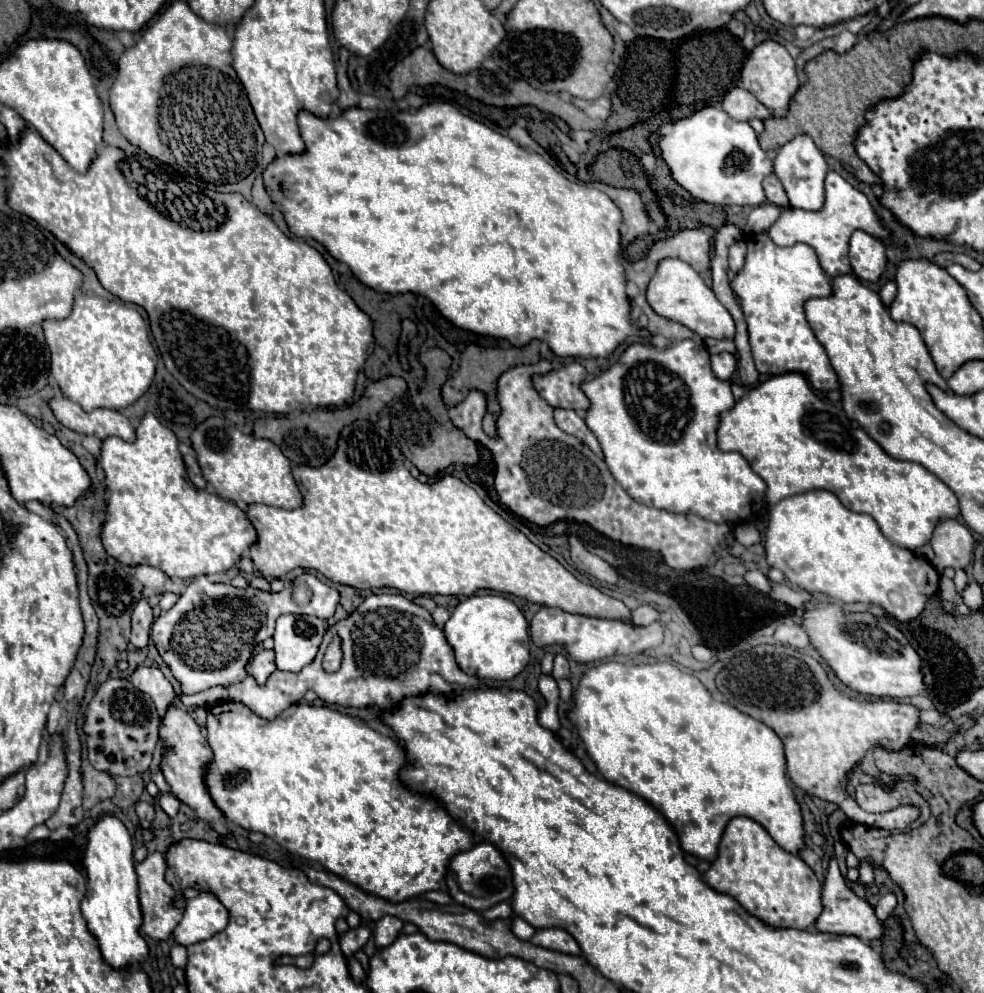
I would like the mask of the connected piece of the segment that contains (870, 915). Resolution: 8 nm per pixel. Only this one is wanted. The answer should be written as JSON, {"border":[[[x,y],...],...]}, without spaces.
{"border":[[[831,858],[829,860],[829,868],[825,874],[825,882],[823,882],[823,914],[815,920],[815,930],[819,932],[831,932],[831,934],[849,934],[849,936],[857,936],[863,942],[867,940],[875,940],[883,936],[883,926],[879,922],[879,918],[875,916],[875,910],[869,906],[867,900],[861,900],[853,894],[853,890],[845,884],[839,868],[837,868],[837,860]]]}

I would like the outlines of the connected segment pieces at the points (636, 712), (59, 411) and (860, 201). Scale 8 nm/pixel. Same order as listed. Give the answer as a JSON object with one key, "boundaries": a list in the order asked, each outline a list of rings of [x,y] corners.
{"boundaries":[[[[607,660],[607,662],[601,662],[597,664],[595,668],[587,670],[581,680],[579,680],[579,686],[575,688],[575,696],[573,696],[573,708],[569,710],[569,720],[575,724],[583,744],[585,744],[585,750],[587,754],[591,756],[591,760],[597,764],[598,773],[602,778],[605,778],[607,782],[613,782],[613,784],[619,784],[621,788],[627,788],[629,792],[635,792],[637,796],[643,796],[655,810],[663,812],[663,816],[667,816],[669,824],[675,828],[675,834],[679,836],[679,842],[681,842],[681,848],[693,856],[699,856],[699,858],[705,858],[705,860],[713,860],[717,856],[717,844],[721,840],[721,834],[723,834],[723,828],[725,824],[733,818],[733,816],[747,816],[747,818],[753,818],[755,822],[759,822],[769,834],[771,838],[781,846],[785,848],[787,852],[799,852],[799,848],[803,846],[803,818],[801,818],[801,812],[799,812],[799,804],[795,802],[795,796],[793,796],[793,790],[787,786],[787,774],[785,774],[785,754],[783,754],[783,744],[779,740],[779,736],[769,728],[765,726],[763,722],[739,712],[735,706],[727,704],[727,702],[719,702],[715,700],[709,690],[693,676],[693,674],[687,674],[683,672],[679,666],[675,666],[673,662],[657,662],[657,664],[633,664],[633,666],[627,666],[627,664],[619,664],[619,662],[613,662],[613,660]]],[[[55,396],[49,400],[49,408],[53,410],[55,418],[81,434],[91,434],[97,438],[107,438],[107,436],[119,436],[127,442],[135,440],[135,428],[133,424],[119,412],[119,410],[107,410],[107,408],[97,408],[93,414],[85,412],[79,404],[71,402],[65,396]]],[[[829,172],[827,178],[825,178],[825,204],[823,204],[823,208],[817,210],[817,212],[787,208],[779,216],[779,220],[767,230],[767,234],[769,234],[769,238],[777,246],[793,246],[797,242],[809,244],[817,252],[821,268],[829,276],[835,276],[835,274],[847,274],[847,272],[851,272],[849,258],[847,258],[849,236],[857,228],[873,234],[875,238],[885,238],[887,236],[887,230],[881,228],[881,222],[879,222],[877,214],[873,212],[867,196],[863,192],[855,190],[837,172]]]]}

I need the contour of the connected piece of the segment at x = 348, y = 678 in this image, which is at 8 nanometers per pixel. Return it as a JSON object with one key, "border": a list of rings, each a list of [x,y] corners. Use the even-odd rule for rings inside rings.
{"border":[[[373,594],[373,596],[365,598],[361,602],[361,606],[355,608],[355,612],[351,612],[345,620],[339,620],[333,626],[329,626],[329,630],[323,636],[323,642],[319,646],[317,658],[307,668],[303,668],[301,672],[281,672],[281,670],[275,670],[269,676],[267,684],[263,684],[263,686],[257,684],[257,680],[249,674],[245,680],[241,680],[239,684],[229,686],[227,690],[229,690],[229,700],[243,702],[257,716],[273,720],[287,706],[297,704],[305,696],[305,692],[309,688],[315,690],[317,696],[323,702],[327,702],[327,704],[343,704],[343,706],[357,706],[357,708],[373,704],[375,710],[379,712],[379,710],[385,710],[385,708],[393,708],[405,696],[417,696],[417,694],[425,694],[429,690],[431,692],[439,692],[439,694],[453,694],[457,690],[475,688],[475,686],[479,686],[479,680],[475,676],[465,674],[457,666],[457,660],[455,660],[451,644],[447,642],[443,630],[439,626],[435,626],[435,622],[431,620],[431,614],[425,608],[417,606],[415,602],[407,600],[401,594]],[[335,636],[341,638],[343,662],[341,662],[341,668],[337,672],[325,672],[321,662],[323,662],[327,646],[333,642]]]}

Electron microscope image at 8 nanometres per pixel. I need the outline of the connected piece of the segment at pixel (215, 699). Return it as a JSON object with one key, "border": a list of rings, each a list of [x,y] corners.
{"border":[[[223,686],[209,688],[195,696],[179,696],[179,702],[183,702],[185,706],[215,706],[223,700],[227,700],[227,690]]]}

